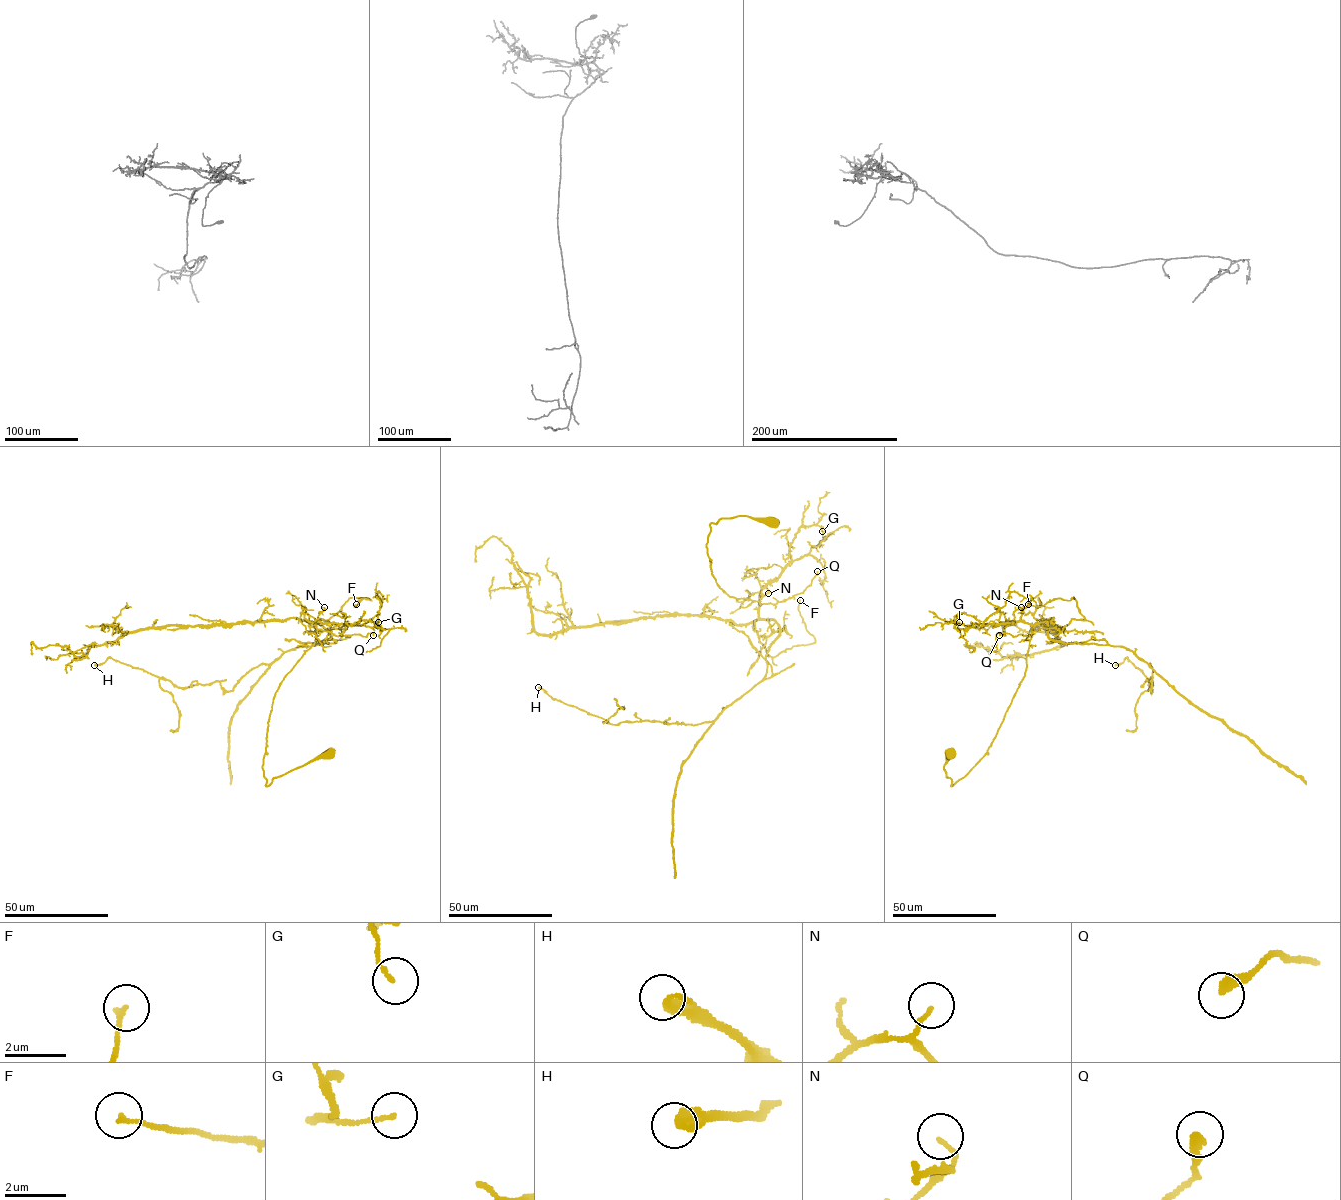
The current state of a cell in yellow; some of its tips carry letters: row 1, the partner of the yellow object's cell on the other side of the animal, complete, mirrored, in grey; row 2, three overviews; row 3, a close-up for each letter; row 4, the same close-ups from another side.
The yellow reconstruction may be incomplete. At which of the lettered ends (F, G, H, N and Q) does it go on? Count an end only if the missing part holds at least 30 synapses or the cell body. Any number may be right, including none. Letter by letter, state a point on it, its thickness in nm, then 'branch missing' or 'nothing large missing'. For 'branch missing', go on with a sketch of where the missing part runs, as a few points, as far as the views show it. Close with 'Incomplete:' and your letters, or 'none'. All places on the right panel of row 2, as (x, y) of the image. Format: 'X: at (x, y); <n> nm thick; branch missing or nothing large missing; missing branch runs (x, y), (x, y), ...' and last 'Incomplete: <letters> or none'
F: at (1028, 604); 160 nm thick; nothing large missing
G: at (959, 622); 120 nm thick; nothing large missing
H: at (1115, 665); 320 nm thick; nothing large missing
N: at (1021, 607); 130 nm thick; nothing large missing
Q: at (999, 635); 280 nm thick; nothing large missing
Incomplete: none

